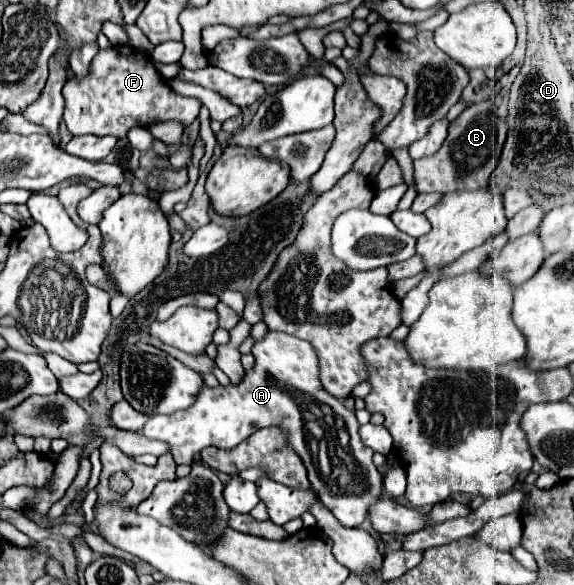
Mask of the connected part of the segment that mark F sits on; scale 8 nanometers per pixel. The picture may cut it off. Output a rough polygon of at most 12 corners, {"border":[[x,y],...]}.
{"border":[[109,46],[67,82],[73,136],[127,138],[201,102],[169,90],[147,54]]}

